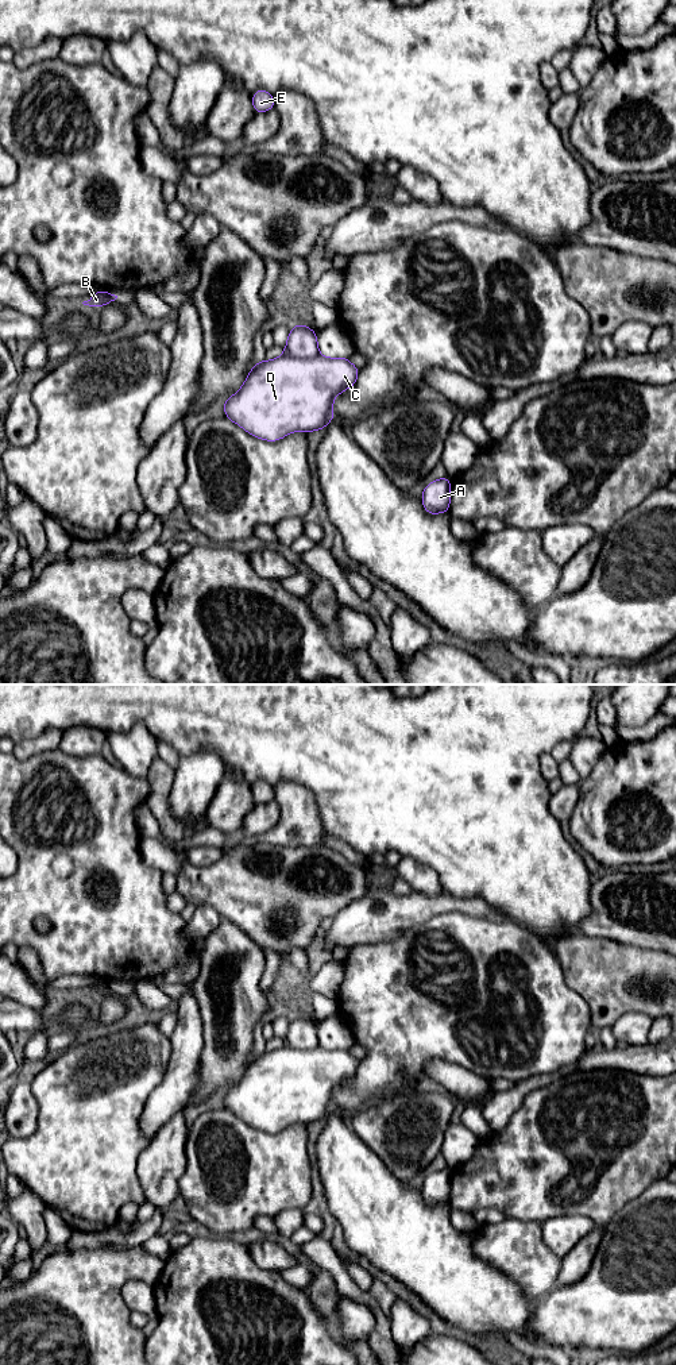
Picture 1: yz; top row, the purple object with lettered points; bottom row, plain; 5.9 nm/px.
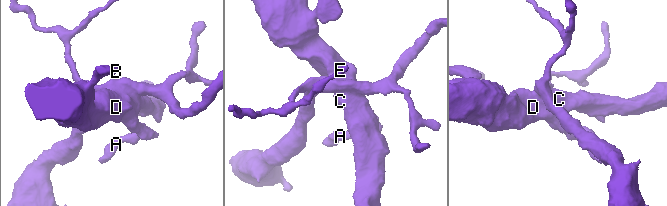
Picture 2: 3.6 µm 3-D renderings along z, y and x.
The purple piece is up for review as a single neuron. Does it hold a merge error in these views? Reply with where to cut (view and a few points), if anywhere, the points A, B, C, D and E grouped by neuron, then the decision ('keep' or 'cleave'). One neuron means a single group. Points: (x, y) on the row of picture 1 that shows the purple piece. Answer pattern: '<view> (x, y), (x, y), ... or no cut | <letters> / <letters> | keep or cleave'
yz (285, 351), (301, 358), (313, 358), (317, 354) | A B C D / E | cleave

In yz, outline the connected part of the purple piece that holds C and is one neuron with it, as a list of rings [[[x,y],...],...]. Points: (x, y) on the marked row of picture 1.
[[[283,352],[273,360],[255,362],[239,392],[223,402],[225,417],[267,441],[278,441],[295,431],[324,429],[335,417],[333,397],[355,386],[359,371],[348,358],[320,354],[301,359]]]

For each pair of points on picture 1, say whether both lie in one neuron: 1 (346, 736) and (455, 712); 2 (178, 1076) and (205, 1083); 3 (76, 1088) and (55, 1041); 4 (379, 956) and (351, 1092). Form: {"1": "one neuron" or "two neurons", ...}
{"1": "one neuron", "2": "two neurons", "3": "two neurons", "4": "one neuron"}

